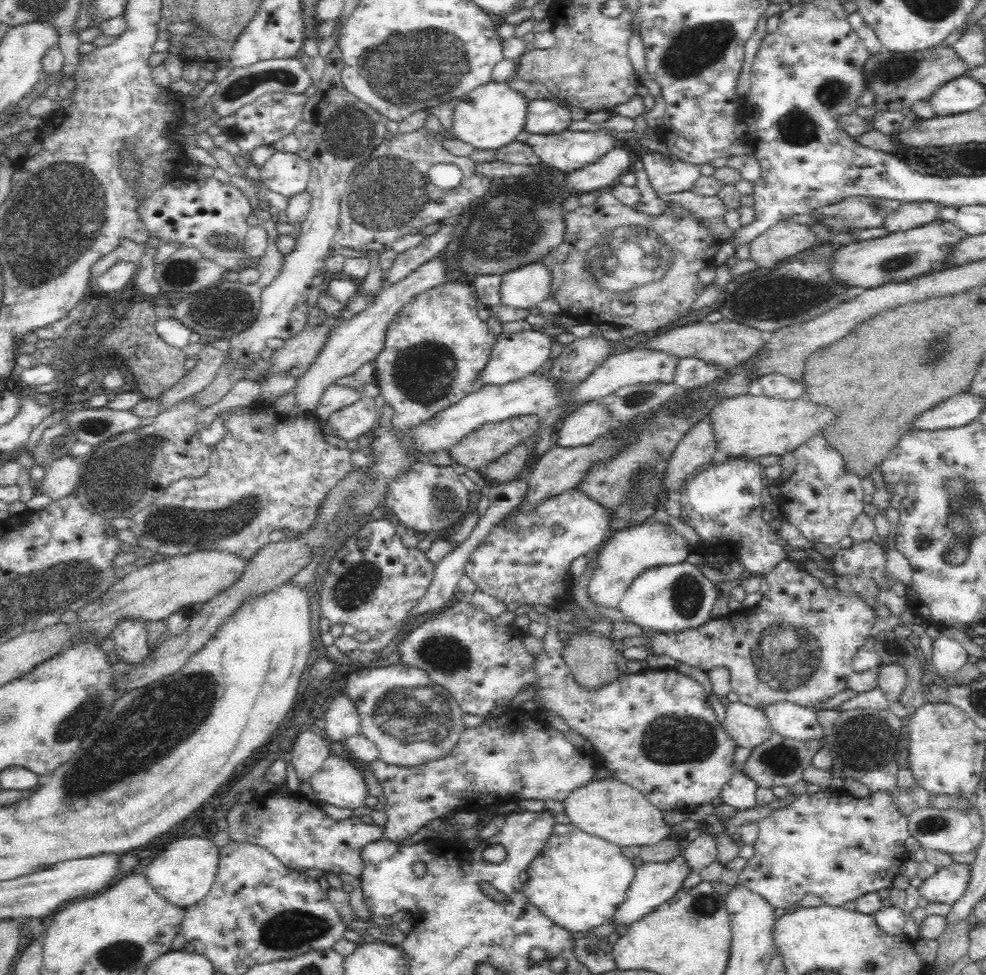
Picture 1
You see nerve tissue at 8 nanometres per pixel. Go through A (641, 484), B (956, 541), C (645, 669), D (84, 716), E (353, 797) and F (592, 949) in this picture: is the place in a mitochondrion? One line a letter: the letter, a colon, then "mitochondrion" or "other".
A: mitochondrion
B: mitochondrion
C: other
D: mitochondrion
E: other
F: other

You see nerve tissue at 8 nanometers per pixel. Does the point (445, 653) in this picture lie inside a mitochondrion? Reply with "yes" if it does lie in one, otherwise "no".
yes

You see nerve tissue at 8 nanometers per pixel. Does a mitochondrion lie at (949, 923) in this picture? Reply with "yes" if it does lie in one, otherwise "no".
no

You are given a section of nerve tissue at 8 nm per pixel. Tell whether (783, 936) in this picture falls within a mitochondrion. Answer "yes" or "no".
no

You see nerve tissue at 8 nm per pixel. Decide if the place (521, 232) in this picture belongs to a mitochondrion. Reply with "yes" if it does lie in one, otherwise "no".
yes

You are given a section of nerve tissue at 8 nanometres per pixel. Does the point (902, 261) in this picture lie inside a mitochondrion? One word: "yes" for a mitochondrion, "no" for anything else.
yes

